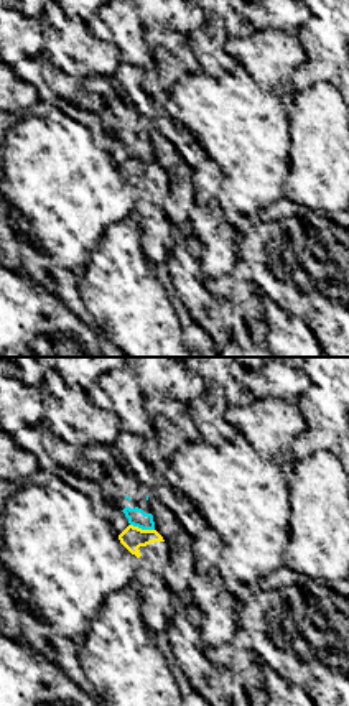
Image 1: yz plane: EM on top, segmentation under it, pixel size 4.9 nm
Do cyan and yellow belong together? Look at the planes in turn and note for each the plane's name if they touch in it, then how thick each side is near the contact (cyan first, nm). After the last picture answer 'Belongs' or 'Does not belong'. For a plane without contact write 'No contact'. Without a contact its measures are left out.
Touches cyan in yz. Thickness 90 nm (cyan) against 110 nm

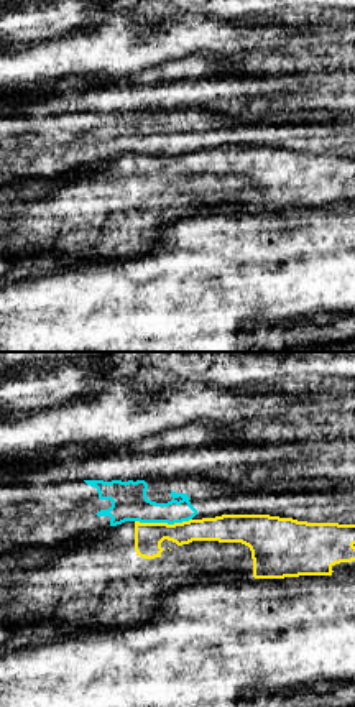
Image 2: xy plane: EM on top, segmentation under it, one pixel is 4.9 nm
Touches cyan in xy. Thickness 180 nm (cyan) against 140 nm

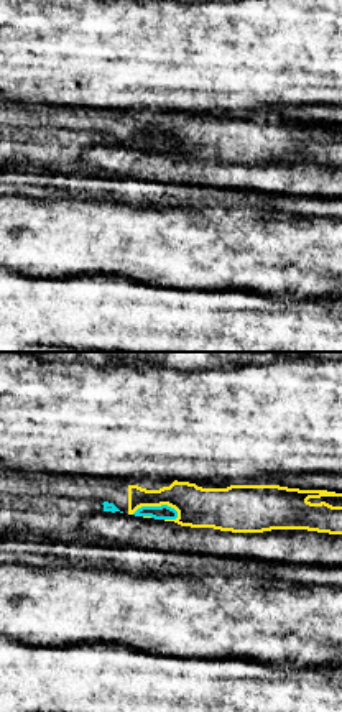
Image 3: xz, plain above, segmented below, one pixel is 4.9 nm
Touches cyan in xz. Thickness 70 nm (cyan) against 200 nm

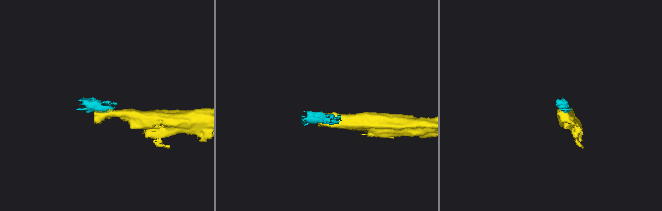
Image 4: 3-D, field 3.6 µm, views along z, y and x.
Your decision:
Does not belong

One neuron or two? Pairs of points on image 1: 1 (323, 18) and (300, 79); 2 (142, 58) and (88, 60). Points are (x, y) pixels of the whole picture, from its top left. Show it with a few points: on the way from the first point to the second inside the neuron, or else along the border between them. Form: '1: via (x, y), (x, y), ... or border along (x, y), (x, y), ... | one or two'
1: via (323, 33), (323, 56), (315, 65) | one
2: border along (91, 33), (112, 41), (122, 61) | two

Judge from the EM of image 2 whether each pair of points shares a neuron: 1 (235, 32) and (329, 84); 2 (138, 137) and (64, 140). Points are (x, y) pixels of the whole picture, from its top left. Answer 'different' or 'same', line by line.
1: different
2: same

